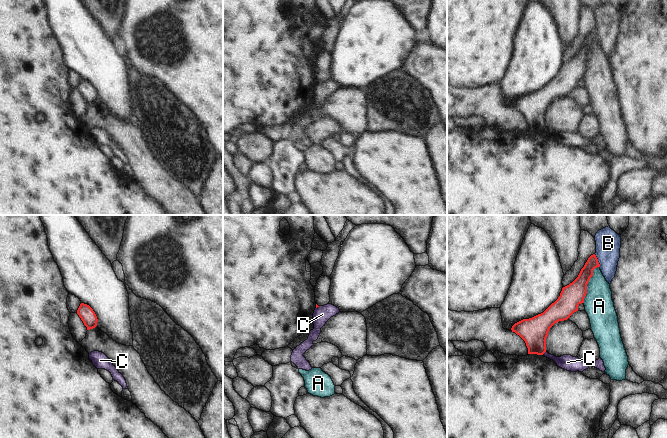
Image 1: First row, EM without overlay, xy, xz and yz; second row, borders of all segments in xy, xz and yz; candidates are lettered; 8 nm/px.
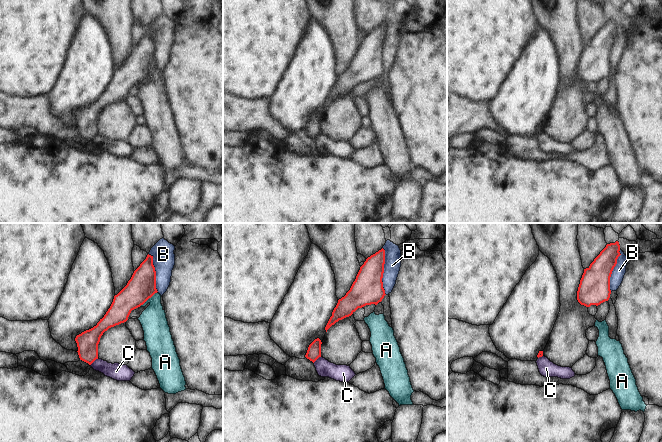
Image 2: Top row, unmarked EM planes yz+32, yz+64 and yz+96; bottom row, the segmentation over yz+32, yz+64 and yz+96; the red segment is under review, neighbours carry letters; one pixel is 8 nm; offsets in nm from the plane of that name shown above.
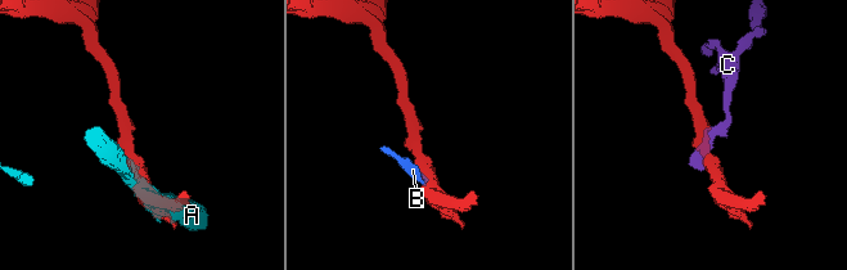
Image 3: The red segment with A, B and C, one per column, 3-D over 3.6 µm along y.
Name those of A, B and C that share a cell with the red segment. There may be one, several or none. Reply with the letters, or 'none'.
none

